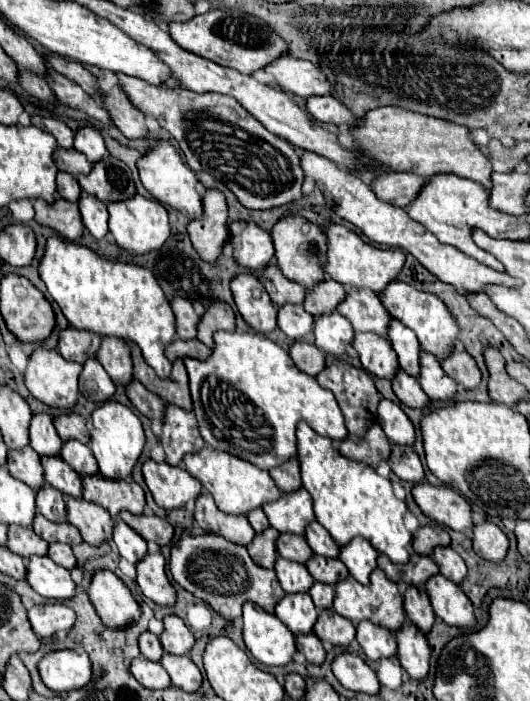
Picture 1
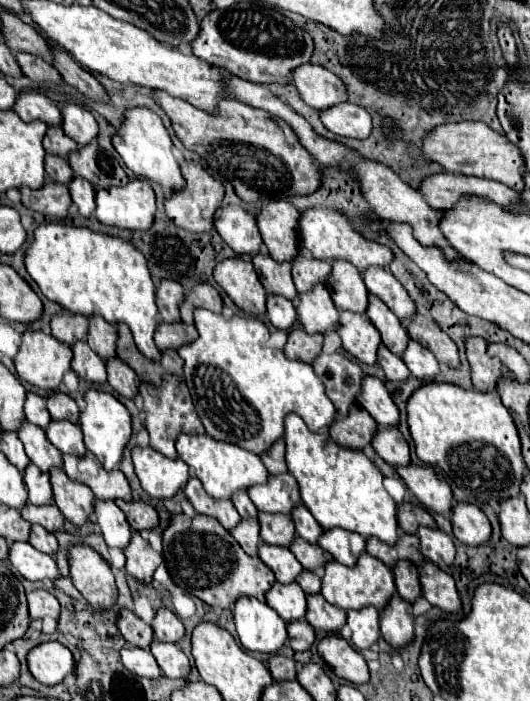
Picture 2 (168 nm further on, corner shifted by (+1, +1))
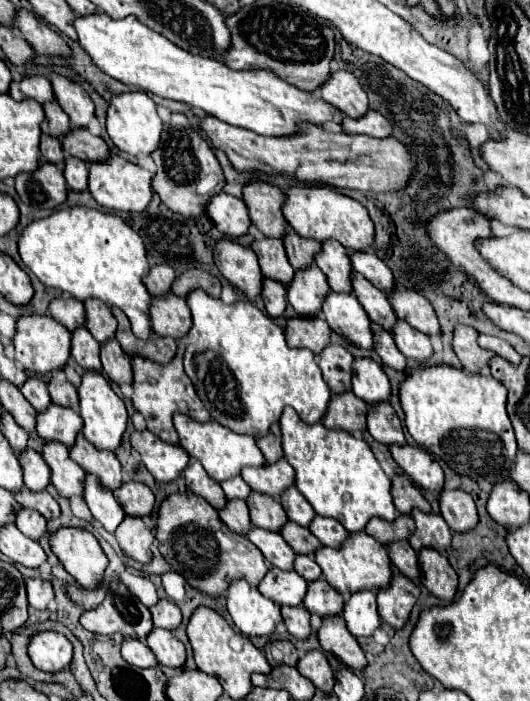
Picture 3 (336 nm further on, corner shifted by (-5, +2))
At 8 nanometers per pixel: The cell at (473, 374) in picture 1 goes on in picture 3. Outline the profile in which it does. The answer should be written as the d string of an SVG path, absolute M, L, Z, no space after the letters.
M395 286L393 292L389 294L389 300L399 320L409 322L413 328L417 328L427 336L439 334L439 322L435 310L423 296L419 296L419 292Z

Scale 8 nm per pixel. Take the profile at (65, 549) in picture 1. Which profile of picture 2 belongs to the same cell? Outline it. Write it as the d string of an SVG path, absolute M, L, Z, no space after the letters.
M33 525L31 527L31 537L29 537L29 543L39 549L41 553L47 553L47 555L53 555L57 549L59 549L59 543L57 543L57 537L49 531L45 531L41 525Z

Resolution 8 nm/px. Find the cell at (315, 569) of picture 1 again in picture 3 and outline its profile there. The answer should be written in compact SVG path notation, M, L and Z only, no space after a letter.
M291 520L279 532L285 538L285 542L293 548L295 554L313 554L317 548L321 548L321 542L307 528Z

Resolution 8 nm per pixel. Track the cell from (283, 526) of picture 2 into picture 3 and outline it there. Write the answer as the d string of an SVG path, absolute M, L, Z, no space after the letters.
M253 490L247 496L247 506L249 506L249 514L251 514L251 524L255 524L259 528L279 532L279 528L287 522L287 514L283 512L279 500L273 496Z

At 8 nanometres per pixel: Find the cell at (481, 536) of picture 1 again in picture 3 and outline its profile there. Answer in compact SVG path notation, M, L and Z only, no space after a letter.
M443 488L439 492L439 508L447 526L455 532L467 532L479 522L477 508L471 494L463 490Z

